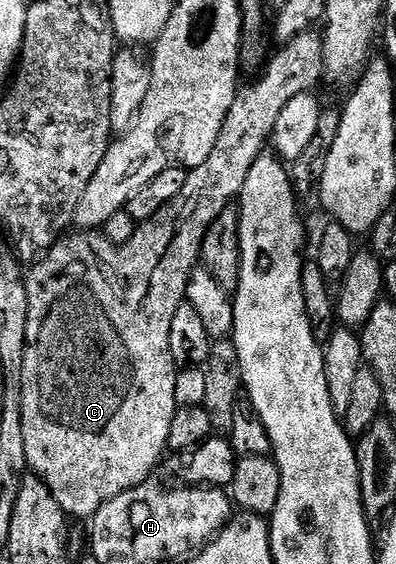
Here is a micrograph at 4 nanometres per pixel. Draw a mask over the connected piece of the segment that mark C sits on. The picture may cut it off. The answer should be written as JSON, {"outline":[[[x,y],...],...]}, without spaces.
{"outline":[[[312,30],[297,34],[288,44],[278,49],[280,52],[266,61],[265,67],[258,73],[259,81],[252,88],[240,87],[233,98],[233,106],[229,106],[229,114],[225,118],[225,126],[221,126],[221,134],[217,134],[217,146],[213,146],[213,154],[201,162],[201,166],[190,169],[187,181],[181,194],[173,198],[153,218],[142,221],[136,227],[133,238],[124,244],[109,242],[106,236],[95,230],[75,230],[64,235],[53,245],[47,255],[34,261],[26,273],[27,289],[29,290],[29,323],[25,329],[25,370],[21,370],[21,423],[25,433],[25,458],[28,469],[39,476],[53,490],[53,498],[63,507],[68,517],[84,516],[90,518],[105,506],[117,494],[125,494],[125,490],[136,488],[152,479],[155,467],[159,464],[163,452],[168,451],[169,426],[173,423],[173,414],[176,410],[175,395],[177,394],[177,366],[173,362],[173,350],[169,350],[169,330],[173,326],[173,314],[177,314],[177,306],[181,306],[187,299],[187,287],[191,281],[191,272],[201,260],[203,239],[209,226],[221,215],[226,208],[232,207],[238,201],[241,190],[245,186],[245,178],[249,178],[249,170],[253,170],[253,162],[265,151],[271,139],[273,130],[277,126],[277,118],[281,110],[297,94],[315,92],[318,84],[325,80],[323,70],[323,37],[318,31]]]}

